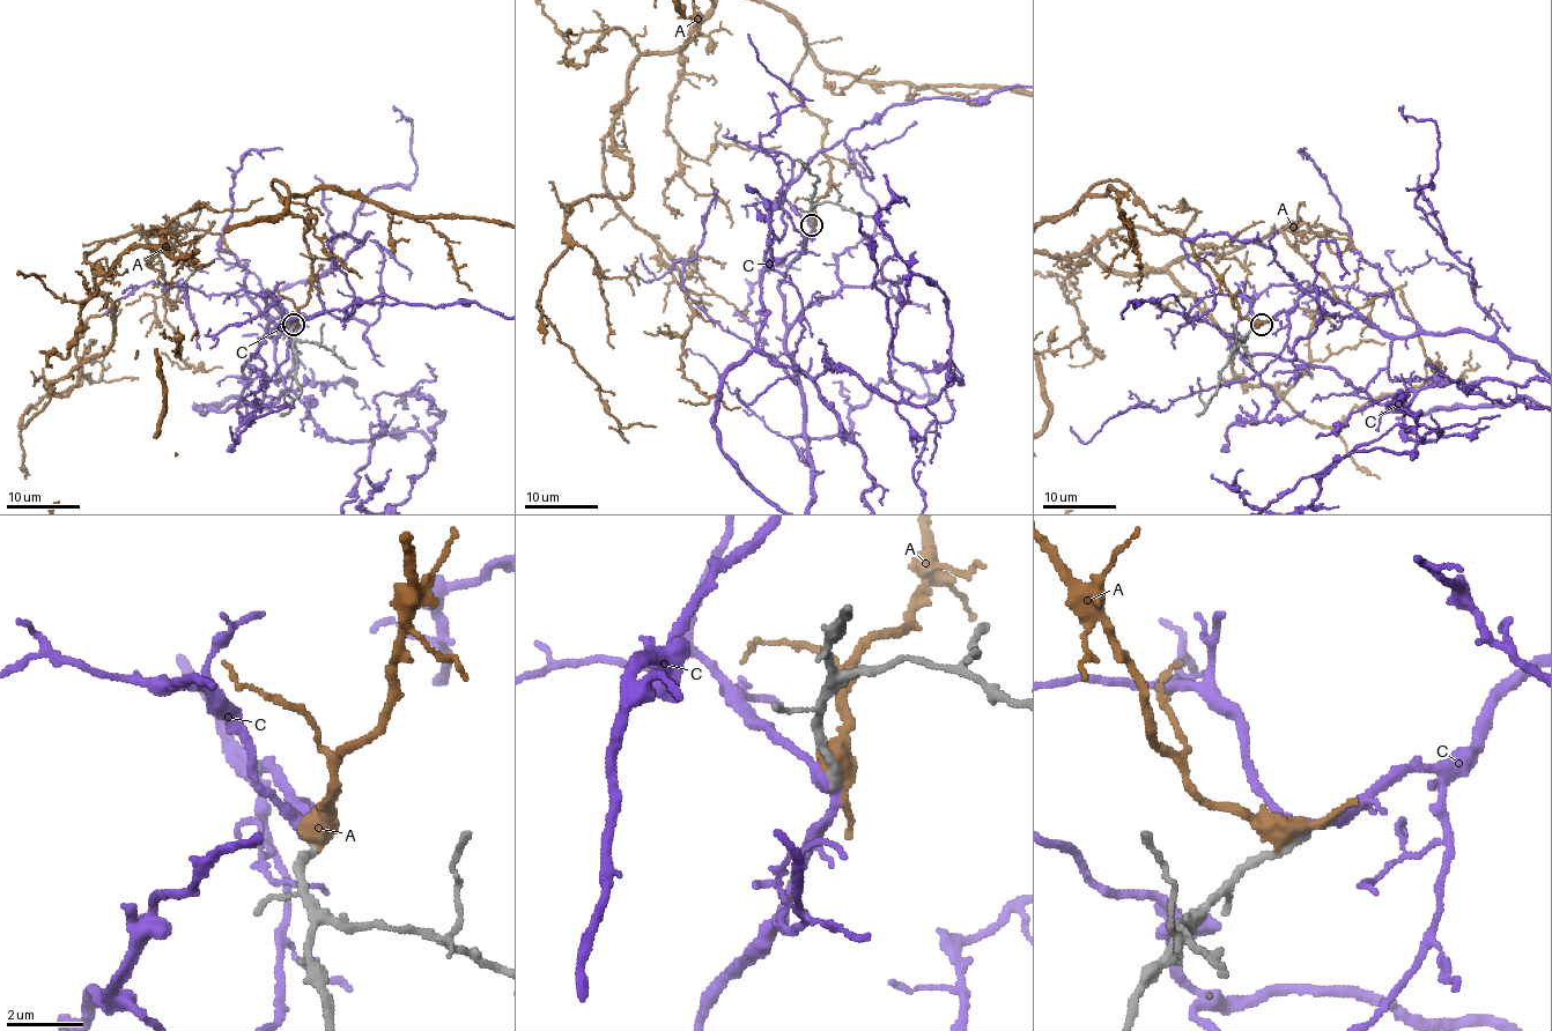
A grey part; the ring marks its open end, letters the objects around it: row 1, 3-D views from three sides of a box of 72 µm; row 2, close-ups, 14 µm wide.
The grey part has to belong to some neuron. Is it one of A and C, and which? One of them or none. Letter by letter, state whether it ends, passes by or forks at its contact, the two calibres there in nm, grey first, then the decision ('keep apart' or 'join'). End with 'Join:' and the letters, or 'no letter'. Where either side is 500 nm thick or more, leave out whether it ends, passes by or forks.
A: it passes by; 260 nm thick on the grey side, 460 nm on the other; keep apart
C: it passes by; 240 nm thick on the grey side, 360 nm on the other; join
Join: C

